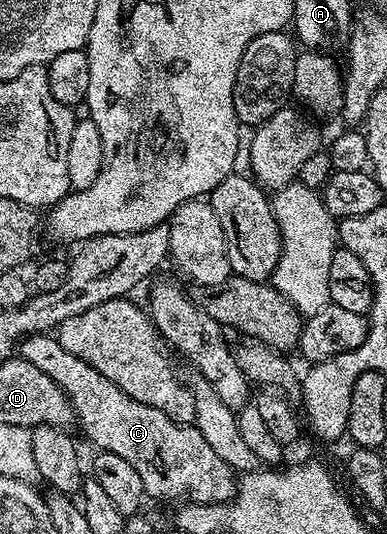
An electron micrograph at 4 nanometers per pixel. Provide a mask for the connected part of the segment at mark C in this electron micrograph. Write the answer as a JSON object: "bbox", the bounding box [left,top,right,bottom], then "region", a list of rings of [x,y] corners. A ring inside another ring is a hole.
{"bbox":[18,335,237,504],"region":[[[55,335],[28,336],[18,345],[18,356],[19,359],[38,366],[42,374],[48,374],[58,384],[68,395],[68,401],[76,415],[76,424],[84,427],[89,442],[97,444],[95,447],[101,452],[118,454],[118,458],[130,462],[138,478],[142,478],[142,486],[151,499],[153,496],[156,500],[184,500],[180,502],[188,504],[228,504],[235,497],[237,473],[226,462],[222,462],[218,454],[214,454],[214,449],[207,444],[206,438],[202,438],[195,424],[179,424],[166,418],[162,410],[154,410],[154,406],[146,406],[146,402],[130,398],[130,394],[118,390],[110,378],[102,378],[94,366],[82,362],[82,358],[74,358],[74,354],[62,347]]]}

